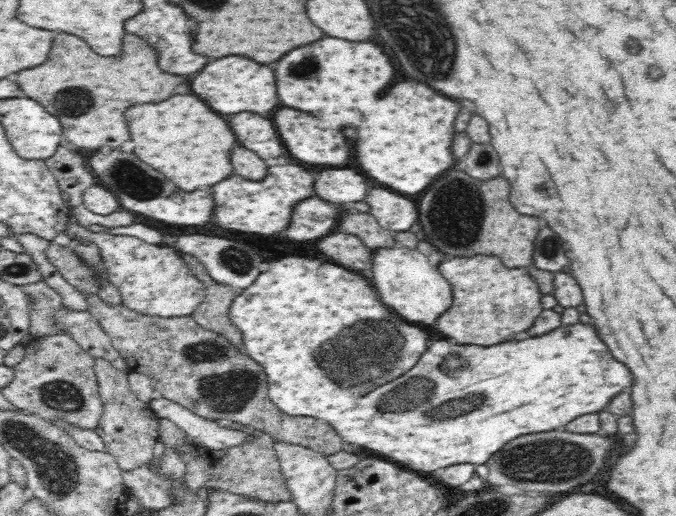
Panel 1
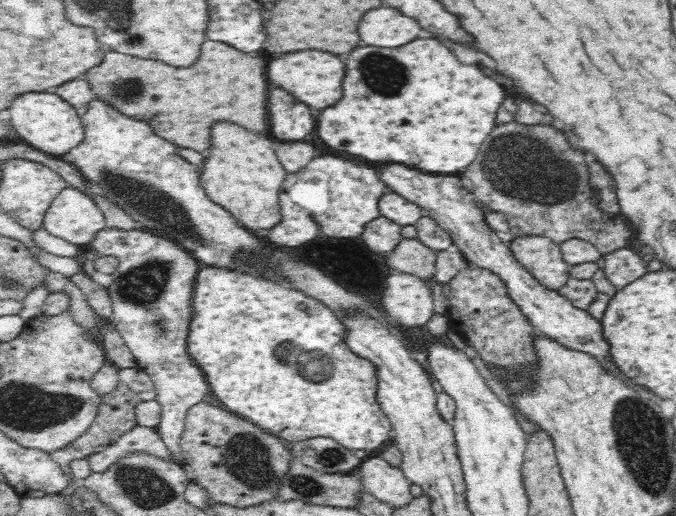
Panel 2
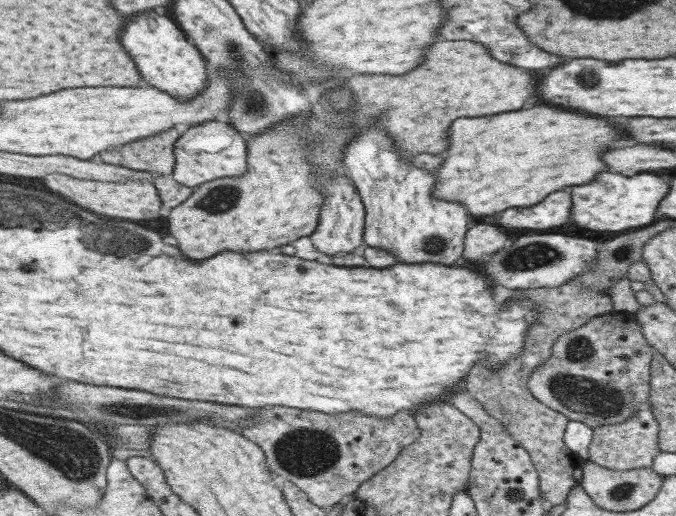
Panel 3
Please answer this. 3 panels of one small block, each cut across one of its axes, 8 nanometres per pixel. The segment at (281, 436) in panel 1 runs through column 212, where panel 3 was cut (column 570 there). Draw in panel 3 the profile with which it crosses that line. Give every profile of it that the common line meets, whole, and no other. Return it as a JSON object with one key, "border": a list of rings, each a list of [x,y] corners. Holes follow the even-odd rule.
{"border":[[[613,312],[597,318],[593,316],[581,328],[555,340],[551,358],[529,376],[527,386],[549,410],[589,428],[625,422],[641,408],[649,406],[649,366],[653,354],[655,350],[645,340],[635,314]]]}

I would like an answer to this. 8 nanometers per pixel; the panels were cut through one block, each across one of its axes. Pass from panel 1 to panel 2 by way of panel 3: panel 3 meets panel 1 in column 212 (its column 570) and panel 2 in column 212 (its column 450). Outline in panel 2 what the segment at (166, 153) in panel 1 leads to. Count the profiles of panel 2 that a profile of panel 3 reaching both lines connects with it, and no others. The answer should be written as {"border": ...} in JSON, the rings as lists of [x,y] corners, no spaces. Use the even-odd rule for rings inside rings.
{"border":[[[226,122],[216,124],[212,136],[212,150],[208,152],[210,156],[200,176],[208,198],[234,212],[240,224],[256,234],[268,234],[272,228],[278,228],[278,224],[284,222],[280,214],[280,188],[288,174],[276,156],[276,144],[260,134]]]}

